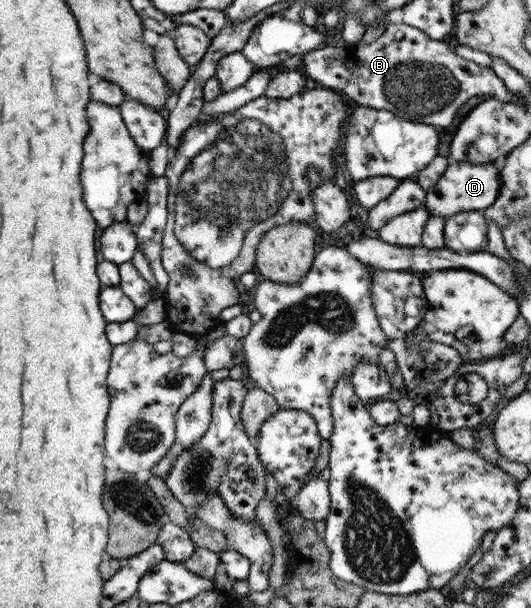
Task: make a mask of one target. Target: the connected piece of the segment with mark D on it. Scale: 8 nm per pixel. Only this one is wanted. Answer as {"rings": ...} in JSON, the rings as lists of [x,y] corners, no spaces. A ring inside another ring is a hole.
{"rings":[[[500,162],[489,165],[473,165],[473,163],[455,163],[449,165],[439,181],[426,191],[424,208],[430,216],[447,218],[462,211],[484,210],[495,203],[500,190]]]}

